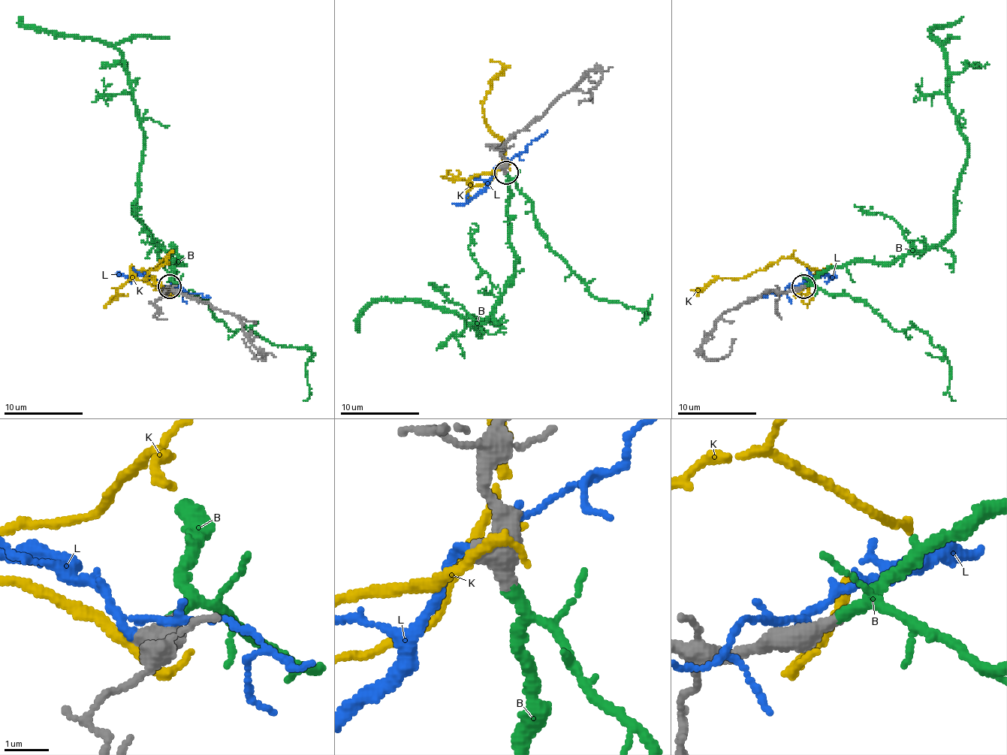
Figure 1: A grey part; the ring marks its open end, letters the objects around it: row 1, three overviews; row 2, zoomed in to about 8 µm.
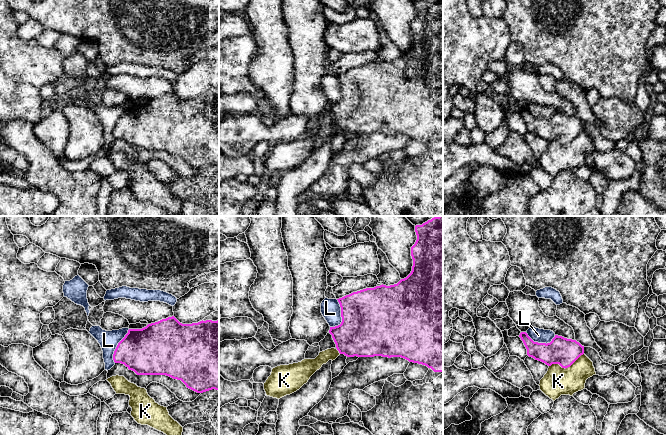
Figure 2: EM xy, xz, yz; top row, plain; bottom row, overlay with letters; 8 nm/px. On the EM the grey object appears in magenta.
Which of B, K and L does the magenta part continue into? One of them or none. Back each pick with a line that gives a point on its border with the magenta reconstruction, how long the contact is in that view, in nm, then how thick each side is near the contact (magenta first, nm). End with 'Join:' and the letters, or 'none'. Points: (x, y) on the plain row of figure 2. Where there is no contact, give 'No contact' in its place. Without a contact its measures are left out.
B: No contact
Join: B

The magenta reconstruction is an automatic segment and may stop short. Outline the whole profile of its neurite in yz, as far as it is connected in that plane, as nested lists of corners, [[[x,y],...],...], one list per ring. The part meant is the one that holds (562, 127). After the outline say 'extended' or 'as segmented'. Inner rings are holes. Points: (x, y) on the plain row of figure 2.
[[[521,108],[519,113],[527,125],[527,131],[548,142],[559,140],[566,145],[584,130],[584,122],[562,112],[555,111],[547,120],[534,118],[526,108]]] | as segmented

